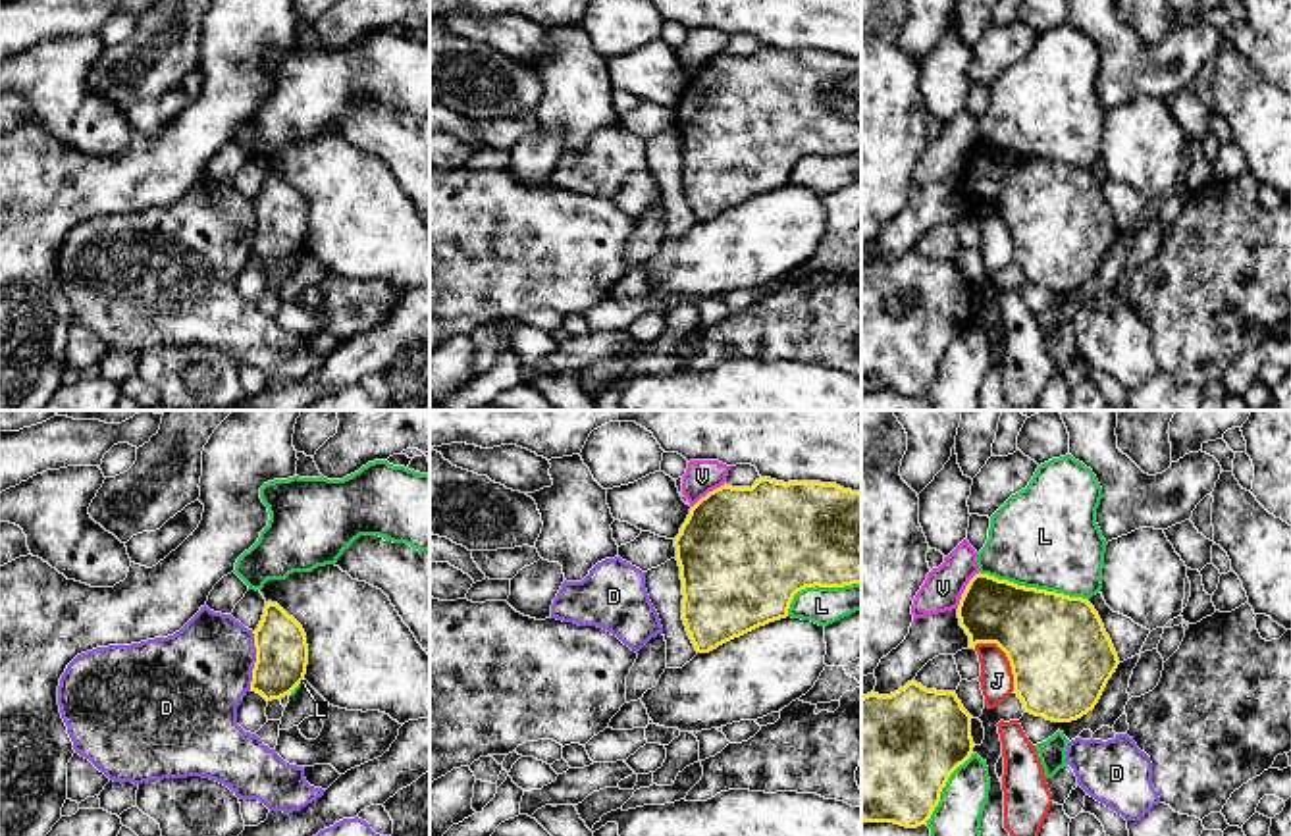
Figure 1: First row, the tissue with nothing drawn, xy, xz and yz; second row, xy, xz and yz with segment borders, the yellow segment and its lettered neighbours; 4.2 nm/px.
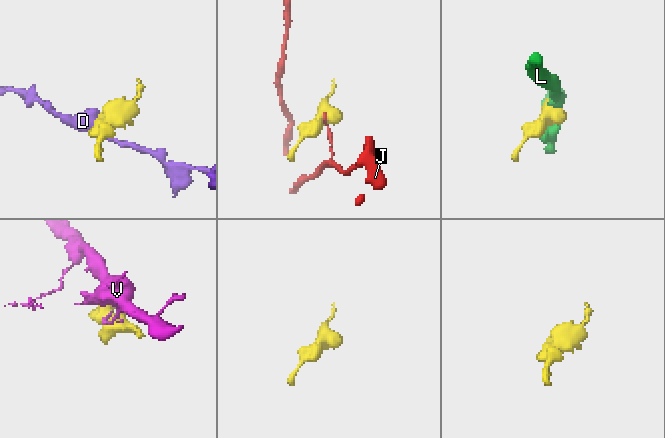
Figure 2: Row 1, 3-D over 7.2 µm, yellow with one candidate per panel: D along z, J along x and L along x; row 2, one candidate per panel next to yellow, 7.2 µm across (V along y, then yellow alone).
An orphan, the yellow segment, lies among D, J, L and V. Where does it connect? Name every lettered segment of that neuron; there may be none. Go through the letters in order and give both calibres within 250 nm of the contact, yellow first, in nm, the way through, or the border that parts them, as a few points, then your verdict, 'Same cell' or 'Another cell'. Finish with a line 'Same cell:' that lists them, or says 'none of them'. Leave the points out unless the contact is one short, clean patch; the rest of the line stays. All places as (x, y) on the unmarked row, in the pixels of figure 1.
D: Thickness 220 nm (yellow) against 400 nm. Another cell
J: Thickness 420 nm (yellow) against 140 nm. Boundary: yz (977, 210), (993, 210), (1004, 222), (1014, 259). Another cell
L: Thickness 420 nm (yellow) against 440 nm. Another cell
V: Thickness 480 nm (yellow) against 140 nm. Another cell
Same cell: none of them

